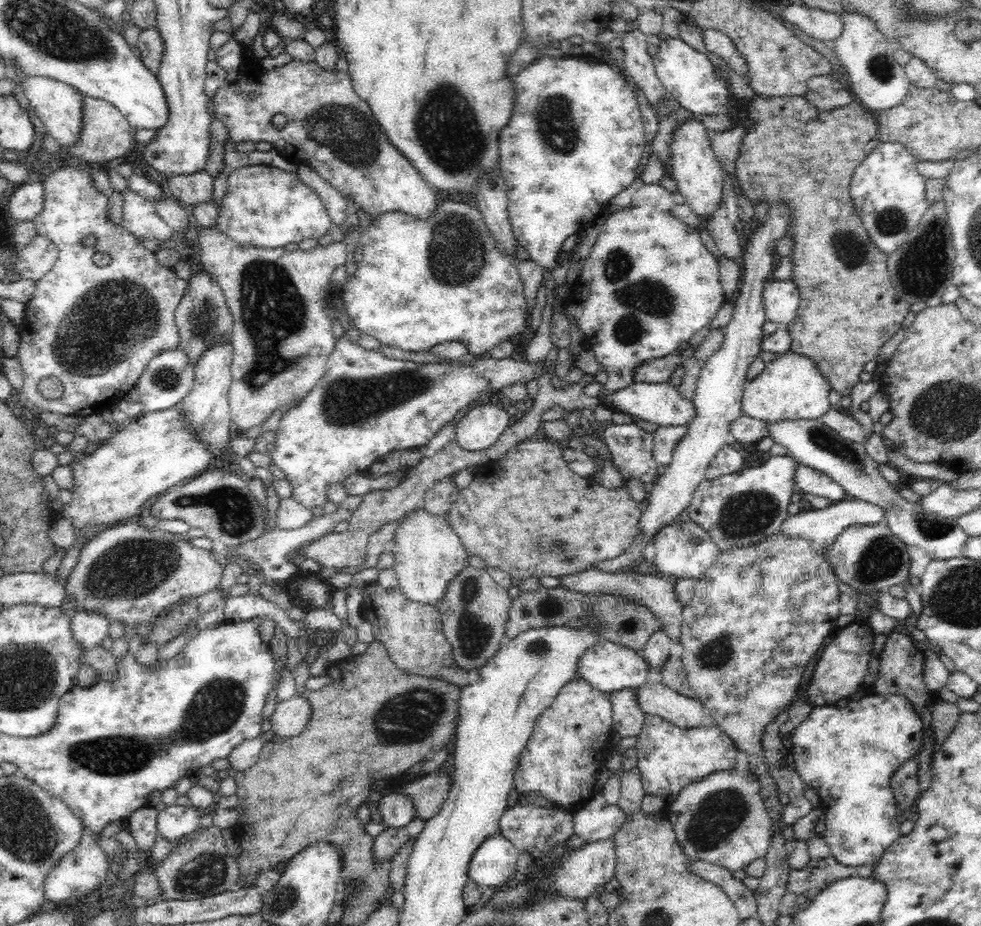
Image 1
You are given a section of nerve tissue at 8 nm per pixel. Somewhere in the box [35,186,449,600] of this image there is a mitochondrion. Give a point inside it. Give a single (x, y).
(272, 307)

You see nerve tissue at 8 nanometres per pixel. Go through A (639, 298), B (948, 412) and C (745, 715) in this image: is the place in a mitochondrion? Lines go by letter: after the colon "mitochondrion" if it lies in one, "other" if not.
A: mitochondrion
B: mitochondrion
C: other

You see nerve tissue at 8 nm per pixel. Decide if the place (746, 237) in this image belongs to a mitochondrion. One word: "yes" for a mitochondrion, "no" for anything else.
no

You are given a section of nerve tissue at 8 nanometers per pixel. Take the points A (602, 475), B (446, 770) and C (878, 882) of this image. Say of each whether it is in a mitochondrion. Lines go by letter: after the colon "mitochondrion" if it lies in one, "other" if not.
A: other
B: other
C: other

